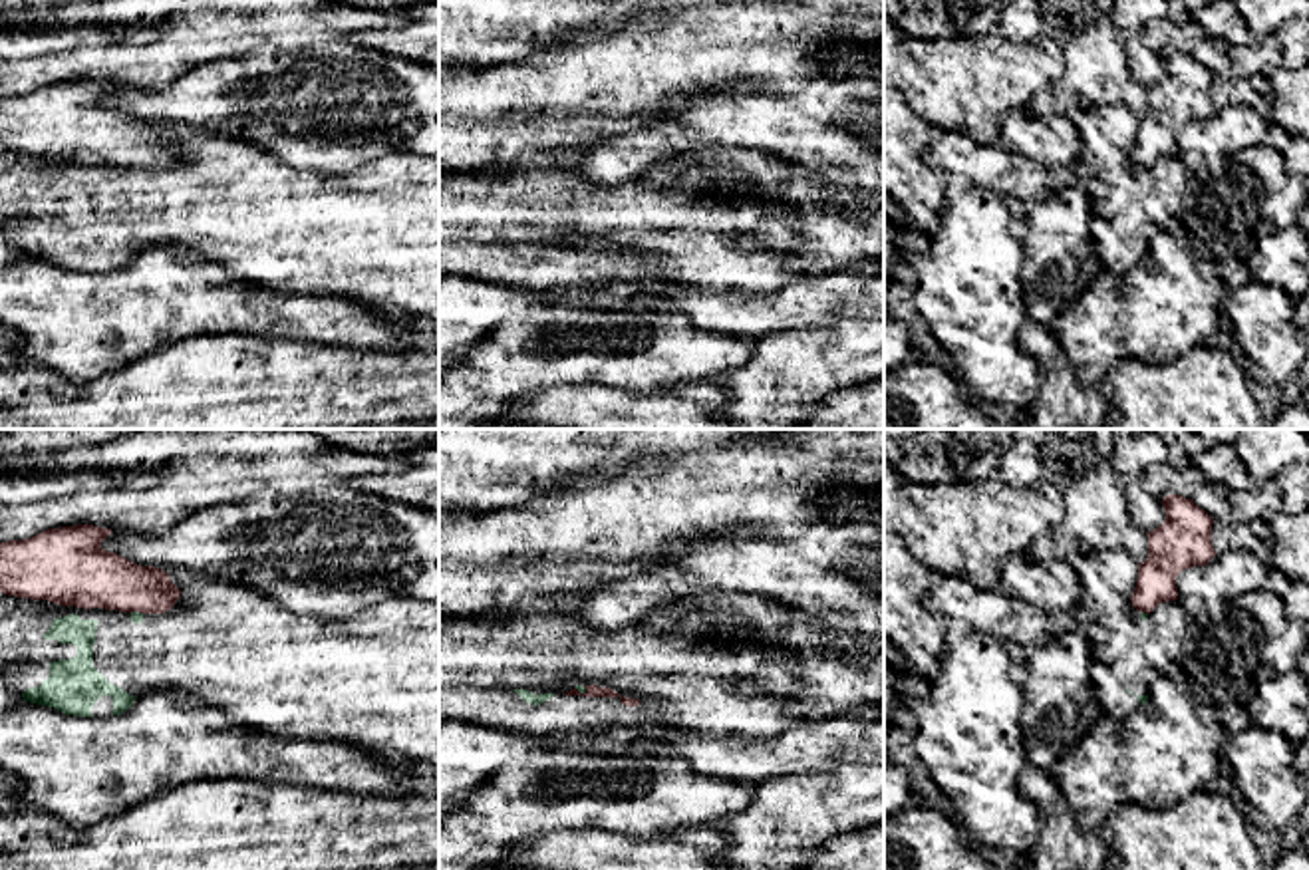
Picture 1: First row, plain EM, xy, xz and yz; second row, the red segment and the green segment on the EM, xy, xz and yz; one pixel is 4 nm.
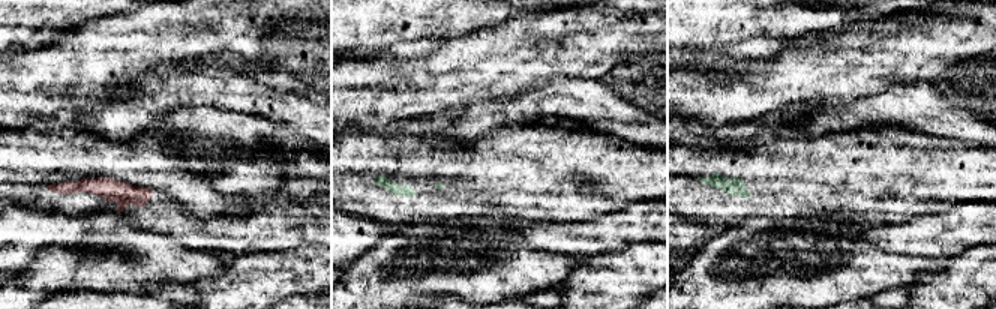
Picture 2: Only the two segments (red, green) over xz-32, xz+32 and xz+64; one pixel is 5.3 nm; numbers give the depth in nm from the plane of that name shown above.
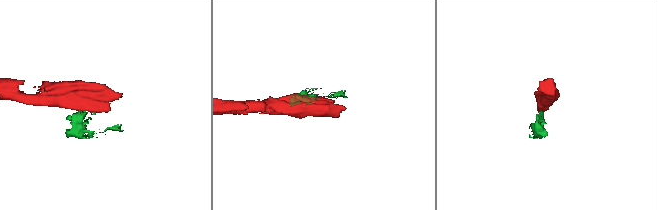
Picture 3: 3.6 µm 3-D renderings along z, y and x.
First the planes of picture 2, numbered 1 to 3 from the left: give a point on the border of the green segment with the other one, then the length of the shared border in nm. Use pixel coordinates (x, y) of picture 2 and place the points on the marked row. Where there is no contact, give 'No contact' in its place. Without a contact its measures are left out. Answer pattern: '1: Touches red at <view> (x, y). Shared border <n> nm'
1: No contact
2: No contact
3: No contact

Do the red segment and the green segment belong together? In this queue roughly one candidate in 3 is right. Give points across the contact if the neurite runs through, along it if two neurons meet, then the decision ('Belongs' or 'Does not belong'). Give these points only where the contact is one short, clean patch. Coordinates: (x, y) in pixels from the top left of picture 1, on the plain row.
Boundary: xz (575, 243), (586, 247). Does not belong

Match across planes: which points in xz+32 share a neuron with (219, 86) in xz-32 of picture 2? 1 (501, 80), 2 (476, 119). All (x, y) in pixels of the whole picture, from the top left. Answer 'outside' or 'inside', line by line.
1: outside
2: inside

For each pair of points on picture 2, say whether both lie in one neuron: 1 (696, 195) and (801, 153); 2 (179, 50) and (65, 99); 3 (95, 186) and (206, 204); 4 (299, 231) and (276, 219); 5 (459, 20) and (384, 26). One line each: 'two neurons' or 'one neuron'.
1: one neuron
2: one neuron
3: two neurons
4: one neuron
5: one neuron

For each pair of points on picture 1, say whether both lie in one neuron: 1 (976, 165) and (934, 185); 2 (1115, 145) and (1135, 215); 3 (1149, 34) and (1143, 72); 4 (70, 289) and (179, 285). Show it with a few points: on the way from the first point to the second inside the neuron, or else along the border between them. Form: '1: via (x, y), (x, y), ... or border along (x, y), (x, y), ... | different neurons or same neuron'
1: border along (938, 132), (924, 149), (922, 159), (942, 173) | different neurons
2: via (1115, 163), (1115, 183), (1125, 197) | same neuron
3: border along (1137, 34), (1161, 54) | different neurons
4: via (98, 289), (151, 289) | same neuron

